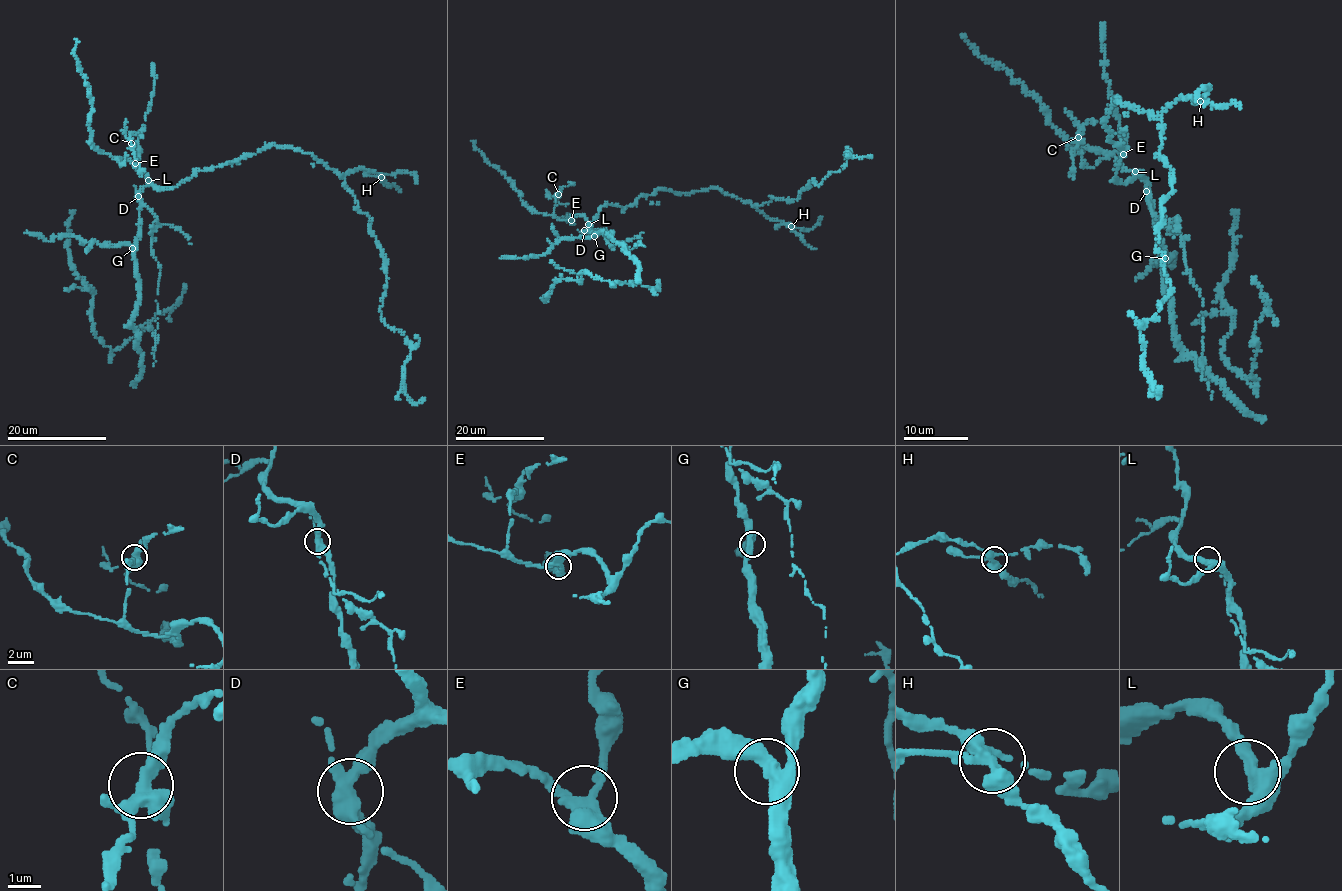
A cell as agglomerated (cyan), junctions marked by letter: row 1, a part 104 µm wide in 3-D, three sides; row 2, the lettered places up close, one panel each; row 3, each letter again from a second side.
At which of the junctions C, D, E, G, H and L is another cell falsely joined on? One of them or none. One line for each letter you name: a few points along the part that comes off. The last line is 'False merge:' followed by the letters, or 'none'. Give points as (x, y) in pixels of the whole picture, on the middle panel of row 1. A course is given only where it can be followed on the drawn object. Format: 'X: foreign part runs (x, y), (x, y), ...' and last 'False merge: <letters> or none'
D: foreign part runs (584, 230), (605, 230), (609, 246), (621, 243), (628, 250), (639, 241), (644, 245)
False merge: D

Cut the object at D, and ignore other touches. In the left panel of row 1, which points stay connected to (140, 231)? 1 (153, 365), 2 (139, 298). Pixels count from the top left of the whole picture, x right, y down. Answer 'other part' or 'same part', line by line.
1: other part
2: same part

